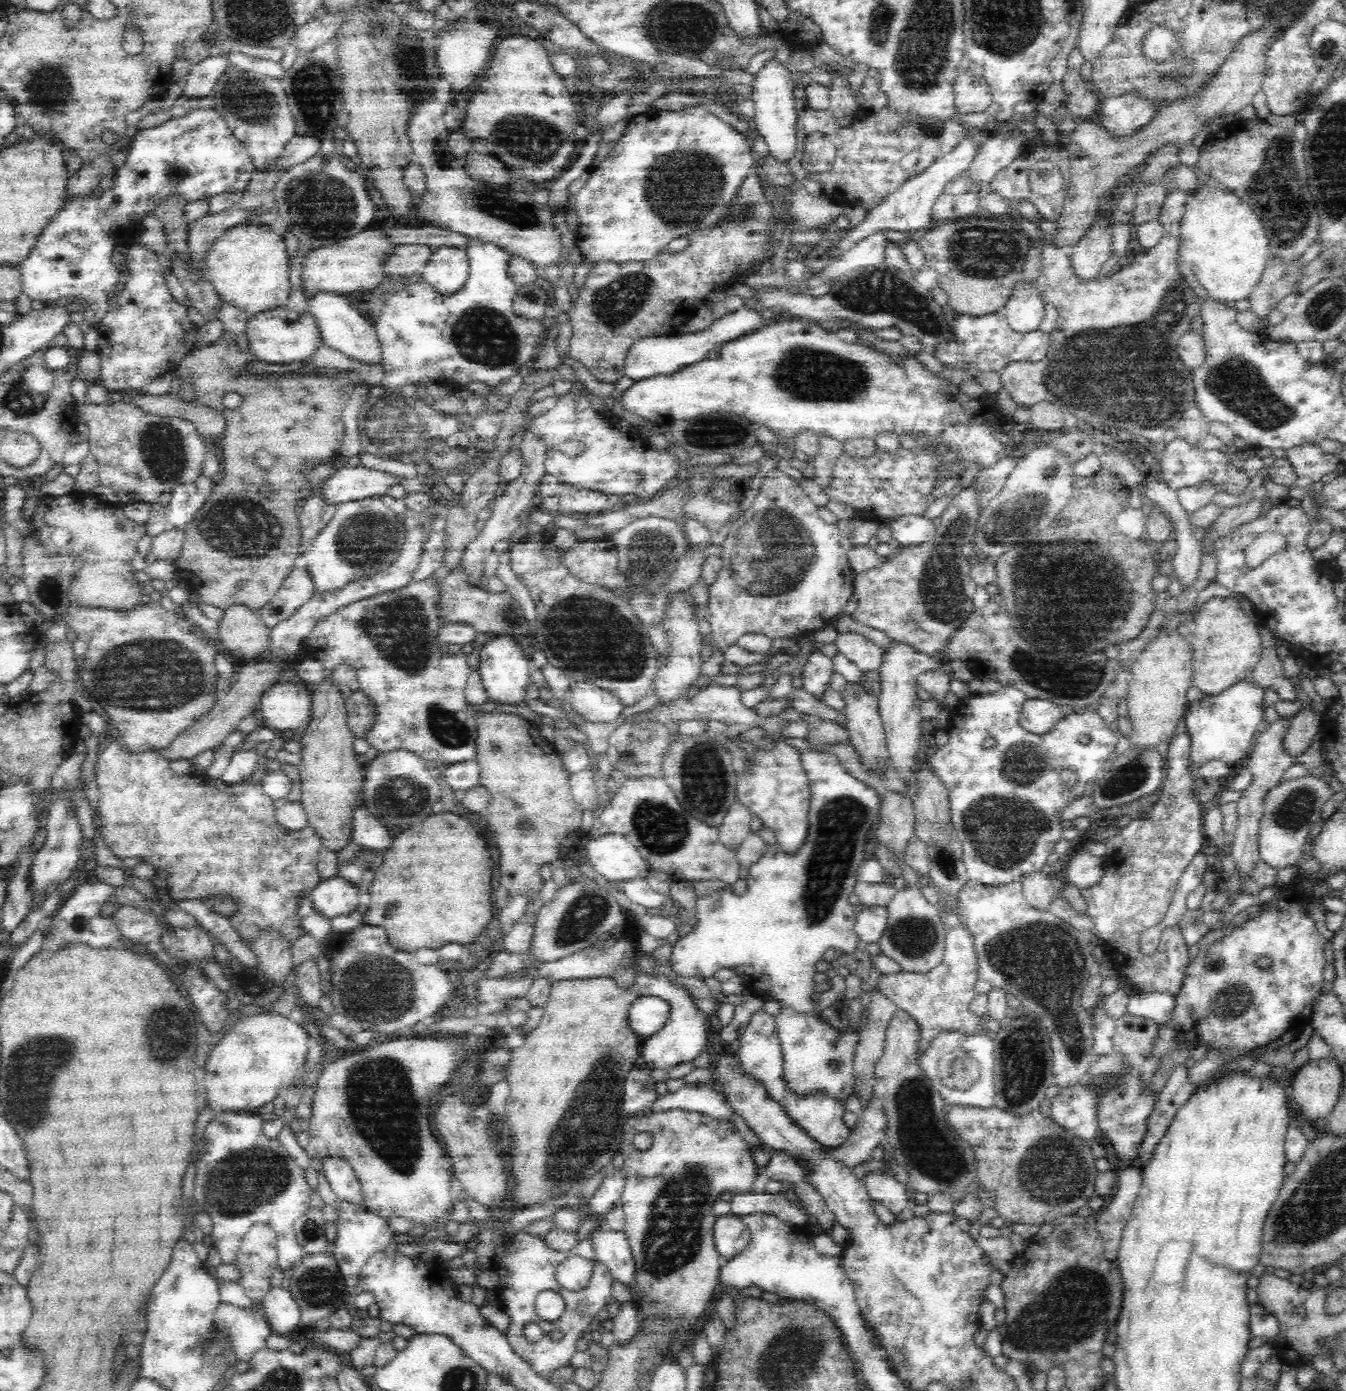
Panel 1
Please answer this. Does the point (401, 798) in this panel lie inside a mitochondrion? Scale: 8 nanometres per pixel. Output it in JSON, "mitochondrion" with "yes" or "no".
{"mitochondrion":"yes"}

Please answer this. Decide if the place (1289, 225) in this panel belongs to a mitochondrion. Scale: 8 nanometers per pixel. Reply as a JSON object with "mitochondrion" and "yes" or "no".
{"mitochondrion":"yes"}

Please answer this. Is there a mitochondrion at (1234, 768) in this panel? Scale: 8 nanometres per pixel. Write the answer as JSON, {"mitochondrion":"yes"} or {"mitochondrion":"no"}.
{"mitochondrion":"no"}

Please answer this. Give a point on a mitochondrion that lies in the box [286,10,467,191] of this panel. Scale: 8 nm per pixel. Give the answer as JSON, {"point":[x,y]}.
{"point":[313,89]}

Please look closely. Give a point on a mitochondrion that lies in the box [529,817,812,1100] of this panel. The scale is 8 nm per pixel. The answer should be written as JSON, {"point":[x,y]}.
{"point":[583,916]}

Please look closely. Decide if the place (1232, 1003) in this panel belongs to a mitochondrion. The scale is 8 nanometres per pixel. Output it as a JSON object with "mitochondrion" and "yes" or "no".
{"mitochondrion":"yes"}

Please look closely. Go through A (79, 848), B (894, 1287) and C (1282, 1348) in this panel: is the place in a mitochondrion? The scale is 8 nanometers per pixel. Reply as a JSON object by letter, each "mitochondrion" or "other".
{"A":"other","B":"mitochondrion","C":"other"}

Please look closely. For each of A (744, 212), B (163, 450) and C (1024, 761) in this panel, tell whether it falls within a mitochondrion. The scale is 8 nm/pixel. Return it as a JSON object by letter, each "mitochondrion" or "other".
{"A":"mitochondrion","B":"mitochondrion","C":"mitochondrion"}

